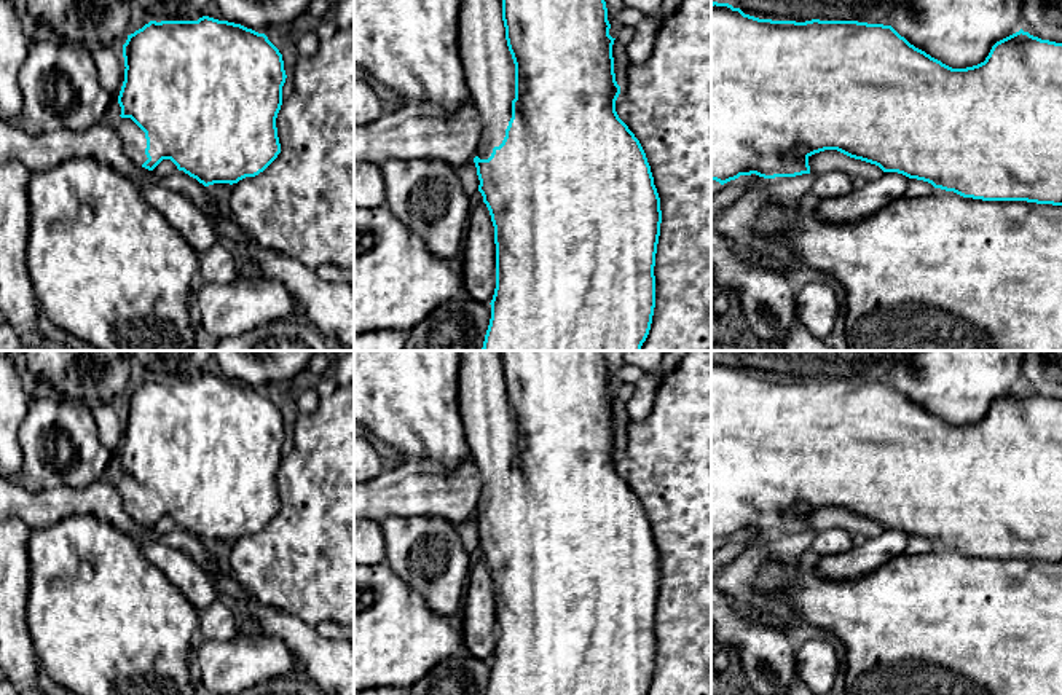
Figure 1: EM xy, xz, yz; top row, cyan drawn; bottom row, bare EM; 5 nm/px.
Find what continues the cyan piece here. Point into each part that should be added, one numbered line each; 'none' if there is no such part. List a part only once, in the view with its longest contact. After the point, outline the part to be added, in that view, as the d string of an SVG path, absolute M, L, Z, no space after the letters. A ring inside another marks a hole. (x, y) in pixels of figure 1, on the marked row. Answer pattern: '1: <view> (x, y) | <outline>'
1: xz (488, 67) | M461 0L458 49L469 104L482 121L475 156L488 159L505 137L515 99L515 64L505 40L502 0Z

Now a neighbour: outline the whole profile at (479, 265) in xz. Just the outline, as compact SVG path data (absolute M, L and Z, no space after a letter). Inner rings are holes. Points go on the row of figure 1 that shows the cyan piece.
M485 202L469 215L462 255L462 292L480 303L491 303L496 289L496 244Z

